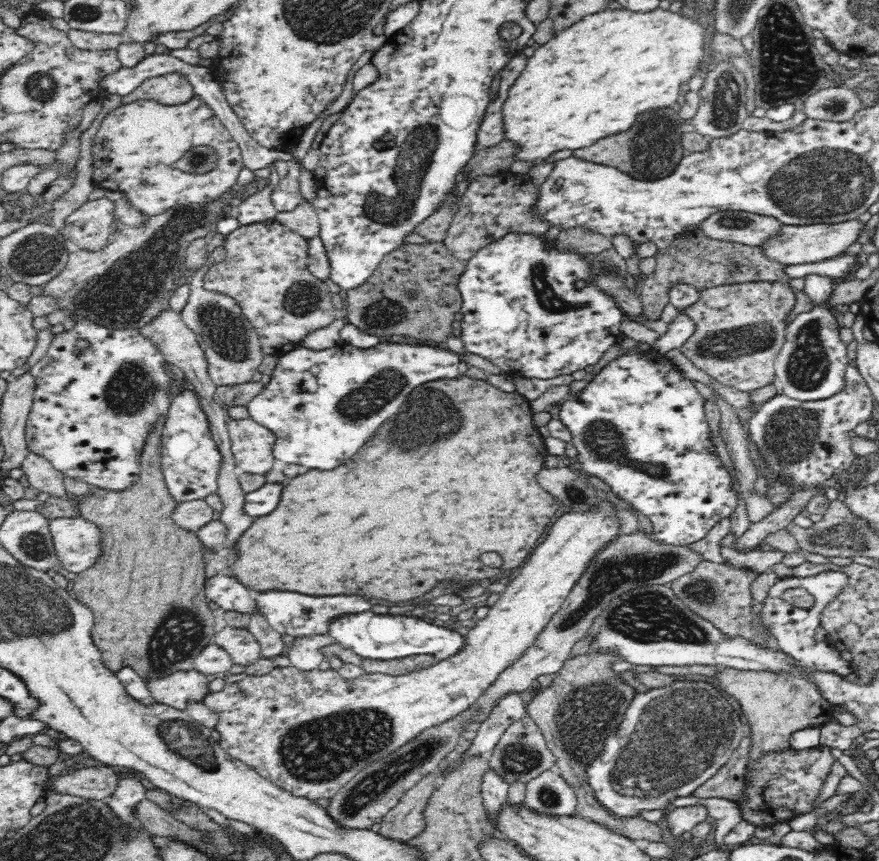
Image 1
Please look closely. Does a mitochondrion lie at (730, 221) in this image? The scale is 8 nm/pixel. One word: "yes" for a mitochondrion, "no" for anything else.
yes

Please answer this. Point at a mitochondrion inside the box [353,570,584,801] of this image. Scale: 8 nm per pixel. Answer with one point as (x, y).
(516, 759)

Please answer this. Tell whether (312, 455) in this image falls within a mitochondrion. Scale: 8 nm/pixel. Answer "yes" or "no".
no

